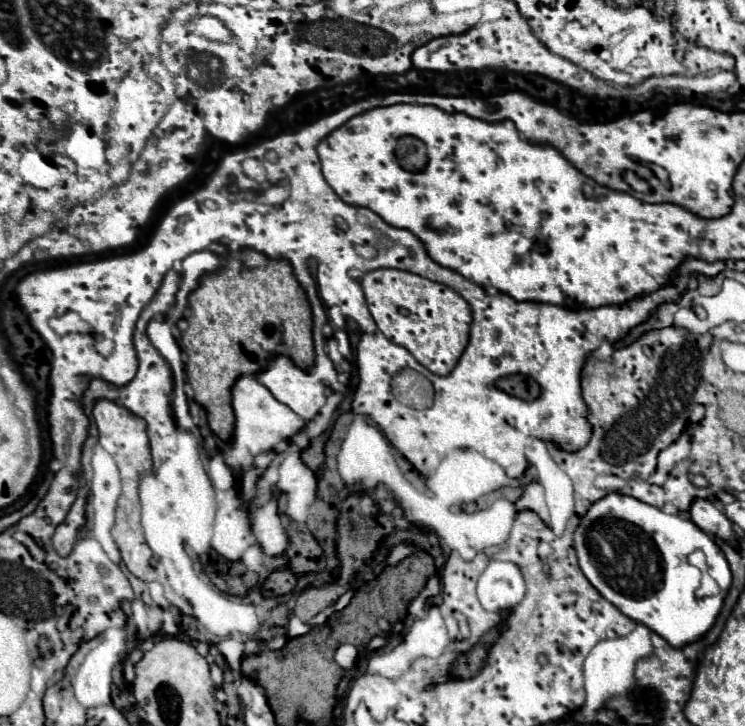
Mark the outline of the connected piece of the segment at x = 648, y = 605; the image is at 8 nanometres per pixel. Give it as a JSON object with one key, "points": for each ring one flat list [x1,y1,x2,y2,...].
{"points":[[614,491,582,515,574,531,574,549,582,573,606,601,666,639,674,649,680,649,710,631,726,597,726,593,718,593,698,599,694,587,688,589,682,561,686,561,686,553,696,549,696,539,712,537,688,517,668,515,658,507]]}

